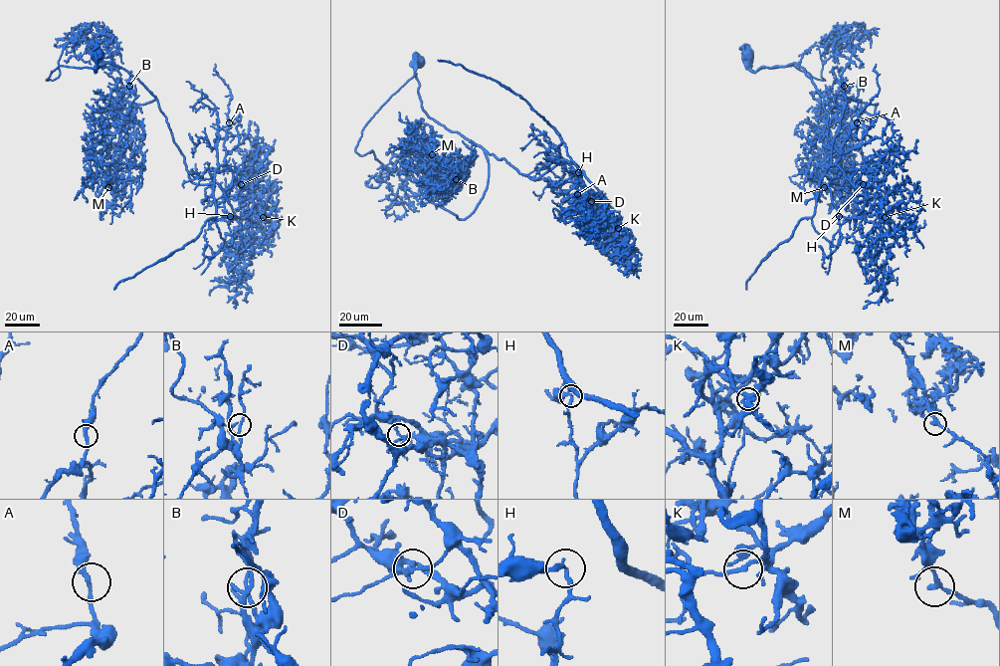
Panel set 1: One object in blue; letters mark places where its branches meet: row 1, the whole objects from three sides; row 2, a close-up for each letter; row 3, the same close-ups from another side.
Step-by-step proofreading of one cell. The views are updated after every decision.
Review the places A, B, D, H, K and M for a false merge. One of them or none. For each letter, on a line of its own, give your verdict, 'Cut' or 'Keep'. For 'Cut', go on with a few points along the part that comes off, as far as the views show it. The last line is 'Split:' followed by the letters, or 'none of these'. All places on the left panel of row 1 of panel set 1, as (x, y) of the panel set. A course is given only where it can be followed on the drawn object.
A: Keep
B: Keep
D: Cut. Course of the part to remove: (240, 184), (244, 186), (221, 164), (214, 181), (216, 216), (205, 222), (194, 239), (121, 280), (113, 289)
H: Keep
K: Keep
M: Keep
Split: D

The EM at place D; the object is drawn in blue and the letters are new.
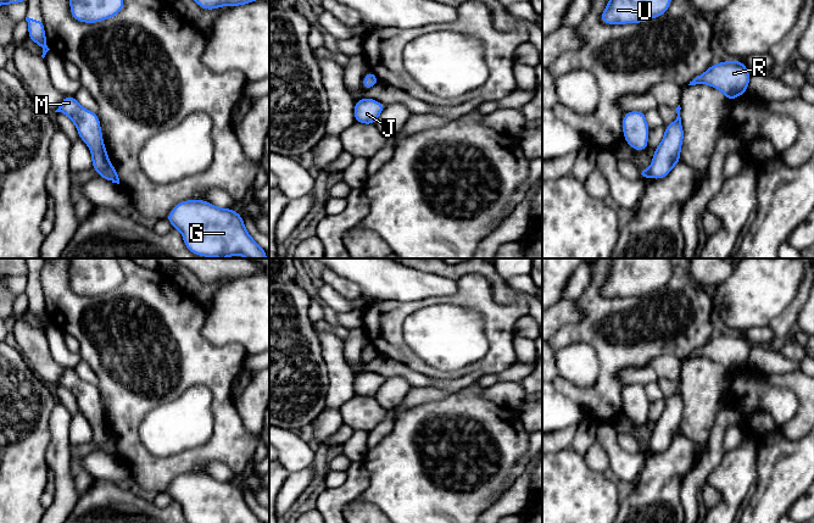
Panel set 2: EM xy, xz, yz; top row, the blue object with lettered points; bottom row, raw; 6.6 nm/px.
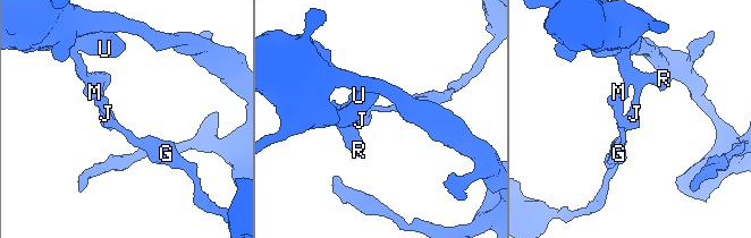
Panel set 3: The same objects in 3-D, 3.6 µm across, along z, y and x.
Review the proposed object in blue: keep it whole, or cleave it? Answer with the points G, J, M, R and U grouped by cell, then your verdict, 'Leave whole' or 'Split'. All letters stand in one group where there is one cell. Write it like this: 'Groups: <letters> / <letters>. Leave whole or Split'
Groups: G / J M R U. Split

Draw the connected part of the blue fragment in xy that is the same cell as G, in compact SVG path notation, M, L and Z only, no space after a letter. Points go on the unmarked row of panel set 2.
M185 473L166 493L178 502L189 523L263 523L247 506L242 490L234 483L216 480L206 473Z

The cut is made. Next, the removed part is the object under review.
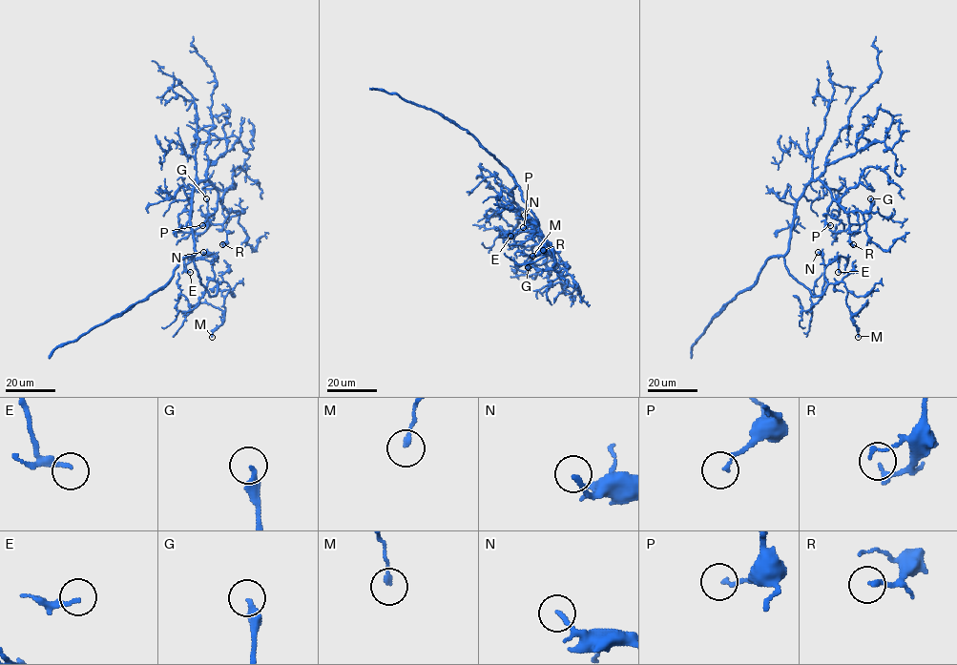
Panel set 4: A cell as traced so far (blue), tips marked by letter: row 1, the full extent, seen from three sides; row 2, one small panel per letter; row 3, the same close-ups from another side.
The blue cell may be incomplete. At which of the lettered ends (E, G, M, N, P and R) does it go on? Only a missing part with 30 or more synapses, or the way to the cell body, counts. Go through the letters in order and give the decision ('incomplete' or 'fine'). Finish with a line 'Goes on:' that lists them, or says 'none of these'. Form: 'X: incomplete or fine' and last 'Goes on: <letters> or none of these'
E: fine
G: fine
M: fine
N: incomplete
P: fine
R: fine
Goes on: N

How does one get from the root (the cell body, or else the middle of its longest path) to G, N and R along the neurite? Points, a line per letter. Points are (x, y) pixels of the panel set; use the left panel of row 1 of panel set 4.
G: (191, 227), (192, 191), (206, 179), (218, 191), (228, 217), (222, 223), (209, 224), (206, 198)
N: (191, 227), (194, 265), (200, 282), (210, 296), (214, 296), (218, 292), (212, 268), (214, 254), (203, 252)
R: (191, 227), (192, 190), (207, 179), (218, 191), (218, 200), (228, 213), (222, 224), (226, 243), (222, 244)

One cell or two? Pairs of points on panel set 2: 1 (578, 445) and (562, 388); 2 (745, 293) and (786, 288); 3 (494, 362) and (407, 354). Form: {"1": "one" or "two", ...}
{"1": "two", "2": "one", "3": "one"}

